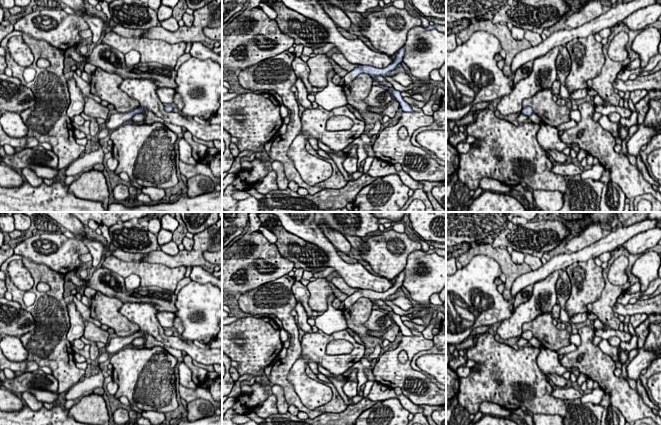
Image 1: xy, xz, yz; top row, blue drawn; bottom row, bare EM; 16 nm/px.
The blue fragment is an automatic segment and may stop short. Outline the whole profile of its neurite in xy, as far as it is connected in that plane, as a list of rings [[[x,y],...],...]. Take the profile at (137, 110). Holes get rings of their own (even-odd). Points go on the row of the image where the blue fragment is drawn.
[[[135,108],[128,113],[112,114],[102,127],[105,127],[105,128],[111,129],[111,130],[116,129],[120,125],[123,125],[125,122],[131,120],[135,114],[139,114],[139,113],[144,112],[144,111],[147,111],[147,109]]]

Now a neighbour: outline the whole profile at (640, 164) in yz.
[[[639,155],[636,156],[636,165],[639,169],[639,171],[642,173],[643,178],[650,184],[655,185],[655,180],[649,175],[648,170],[644,162],[642,161],[641,157]]]

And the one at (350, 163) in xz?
[[[347,157],[344,159],[343,161],[343,168],[344,170],[352,175],[353,173],[355,173],[357,171],[357,158],[356,157]]]

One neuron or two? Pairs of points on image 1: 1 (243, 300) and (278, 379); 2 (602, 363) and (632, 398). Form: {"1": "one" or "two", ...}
{"1": "one", "2": "one"}

